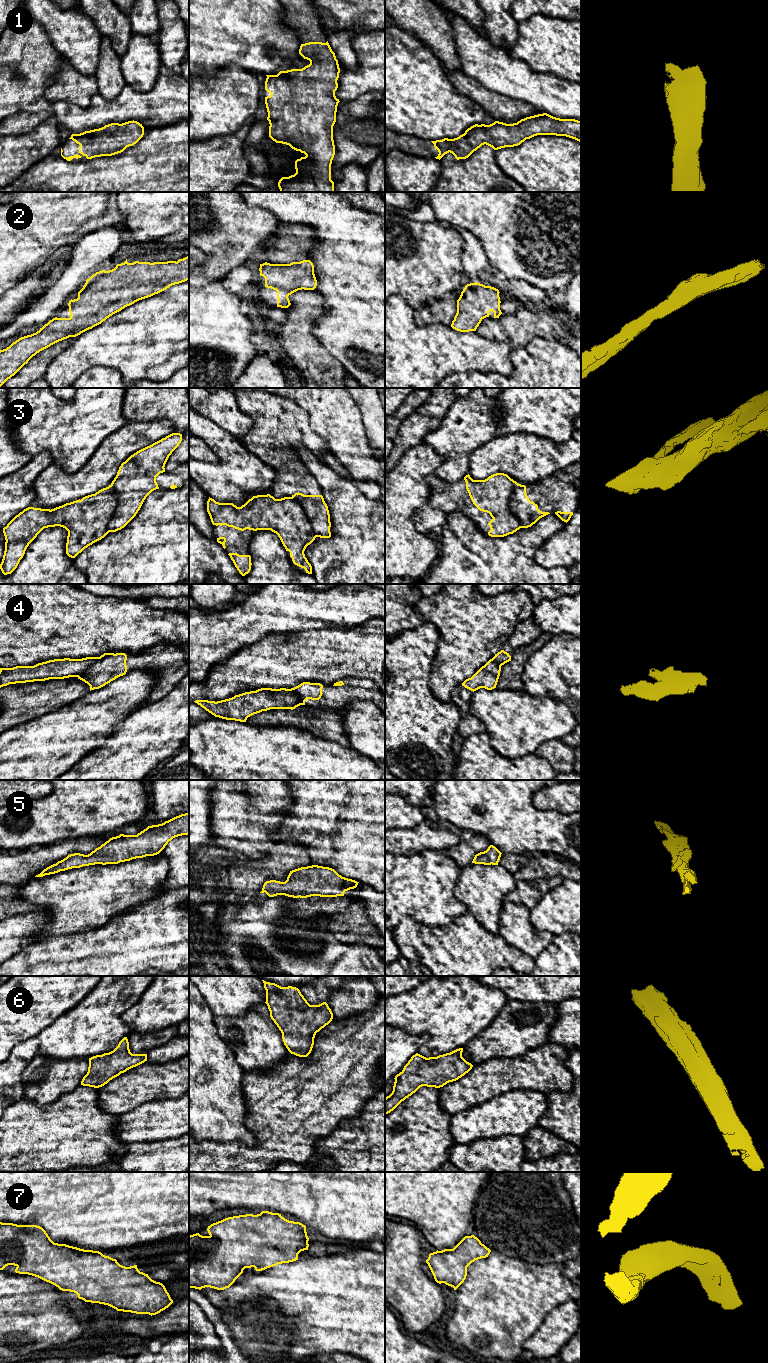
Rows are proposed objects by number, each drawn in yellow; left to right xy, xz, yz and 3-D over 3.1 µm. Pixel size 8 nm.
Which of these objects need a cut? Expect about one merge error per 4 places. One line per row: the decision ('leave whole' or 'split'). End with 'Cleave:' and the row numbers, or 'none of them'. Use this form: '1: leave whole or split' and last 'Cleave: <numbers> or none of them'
1: leave whole
2: leave whole
3: split
4: split
5: leave whole
6: leave whole
7: leave whole
Cleave: 3, 4

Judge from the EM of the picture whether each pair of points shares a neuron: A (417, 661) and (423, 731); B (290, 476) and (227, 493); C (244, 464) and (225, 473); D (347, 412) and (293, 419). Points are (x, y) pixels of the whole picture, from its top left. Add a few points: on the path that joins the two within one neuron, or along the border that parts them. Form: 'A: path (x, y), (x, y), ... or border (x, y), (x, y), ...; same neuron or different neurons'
A: path (417, 678), (417, 714); same neuron
B: border (274, 467), (274, 480), (268, 493); different neurons
C: path (239, 464), (230, 472); same neuron
D: border (292, 400), (307, 413), (310, 425), (321, 437); different neurons

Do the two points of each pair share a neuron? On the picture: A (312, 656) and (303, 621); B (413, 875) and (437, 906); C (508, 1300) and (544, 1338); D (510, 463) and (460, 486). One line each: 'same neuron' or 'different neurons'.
A: different neurons
B: same neuron
C: different neurons
D: different neurons

